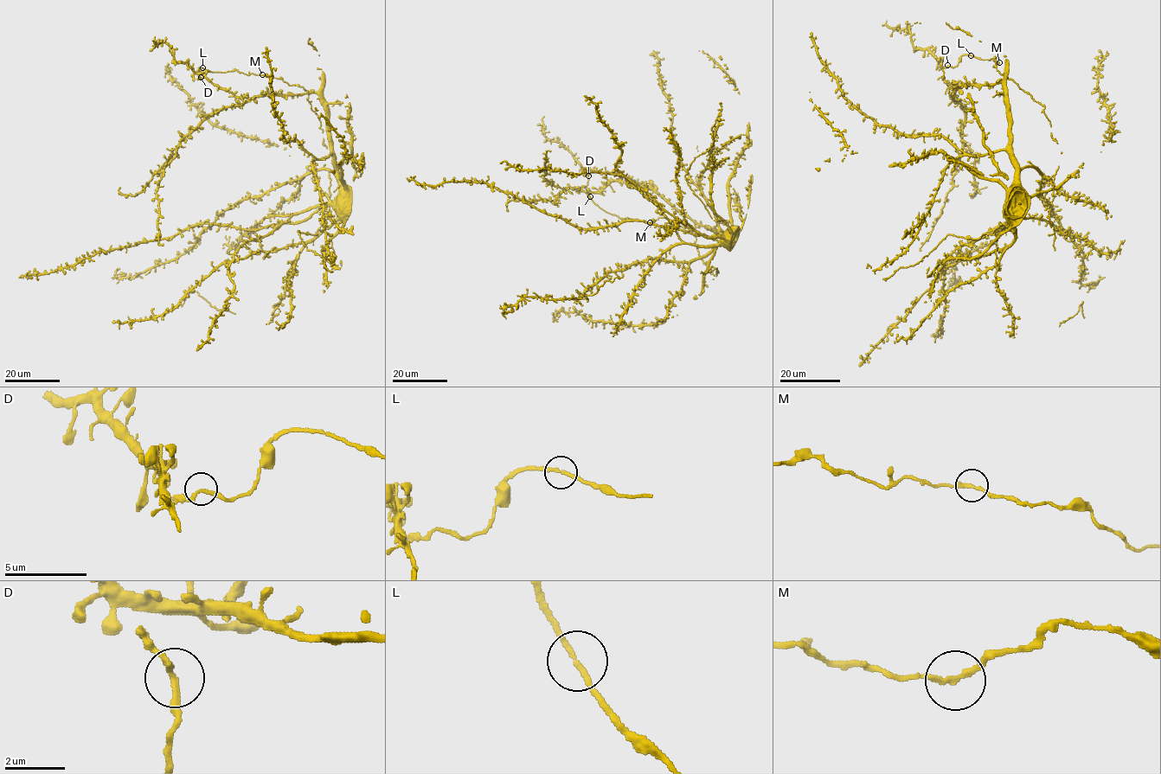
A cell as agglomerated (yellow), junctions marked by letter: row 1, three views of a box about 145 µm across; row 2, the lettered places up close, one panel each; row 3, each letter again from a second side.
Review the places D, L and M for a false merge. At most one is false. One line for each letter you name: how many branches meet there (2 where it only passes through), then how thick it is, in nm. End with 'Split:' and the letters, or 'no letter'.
Split: no letter

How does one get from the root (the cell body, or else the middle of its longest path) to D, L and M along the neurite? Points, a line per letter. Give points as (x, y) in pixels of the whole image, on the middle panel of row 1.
D: (734, 231), (725, 237), (715, 230), (697, 225), (649, 188), (634, 183), (618, 173), (586, 169), (588, 175)
L: (734, 231), (725, 237), (697, 225), (649, 188), (616, 173), (586, 169), (586, 188), (590, 196)
M: (734, 231), (725, 237), (646, 187), (616, 173), (586, 169), (586, 193), (599, 207), (650, 222)

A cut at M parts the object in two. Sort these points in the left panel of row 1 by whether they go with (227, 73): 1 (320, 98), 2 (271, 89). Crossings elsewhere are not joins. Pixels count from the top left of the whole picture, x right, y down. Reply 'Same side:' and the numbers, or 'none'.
Same side: 1, 2

